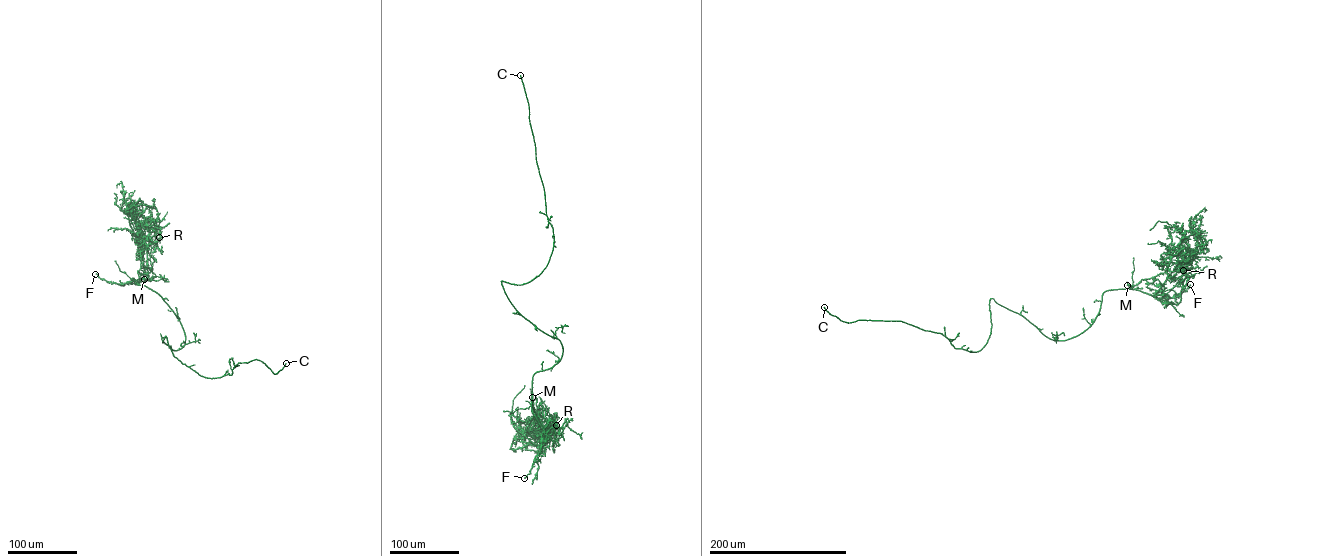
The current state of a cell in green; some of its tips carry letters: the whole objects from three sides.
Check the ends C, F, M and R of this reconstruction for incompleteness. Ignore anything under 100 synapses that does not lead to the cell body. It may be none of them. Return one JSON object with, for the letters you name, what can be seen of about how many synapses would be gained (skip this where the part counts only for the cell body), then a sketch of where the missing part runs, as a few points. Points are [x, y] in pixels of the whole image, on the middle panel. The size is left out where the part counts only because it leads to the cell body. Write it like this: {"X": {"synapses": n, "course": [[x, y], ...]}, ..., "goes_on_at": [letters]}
{"C": {"synapses": 500}, "goes_on_at": ["C"]}

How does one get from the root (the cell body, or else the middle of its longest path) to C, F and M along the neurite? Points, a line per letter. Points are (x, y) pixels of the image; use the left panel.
C: (178, 349), (162, 342), (165, 336), (173, 355), (209, 378), (256, 359), (274, 374), (286, 363)
F: (178, 349), (177, 316), (134, 283), (142, 237), (147, 277), (95, 274)
M: (178, 349), (185, 336), (177, 316), (156, 292), (134, 283), (144, 270), (137, 225), (144, 279)

